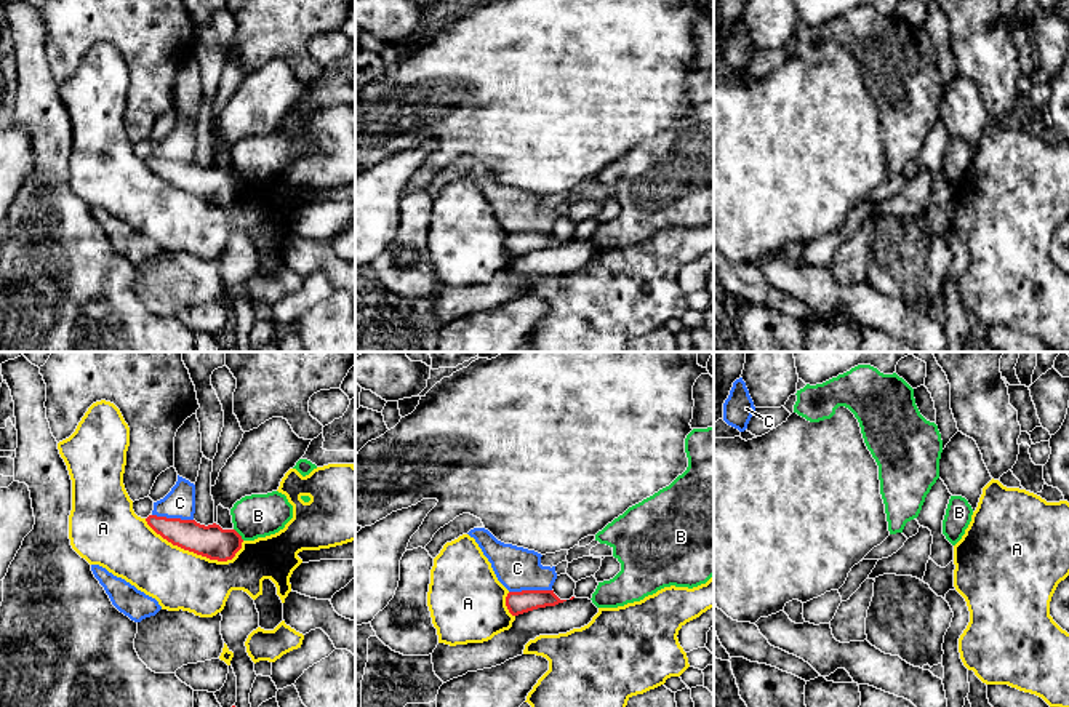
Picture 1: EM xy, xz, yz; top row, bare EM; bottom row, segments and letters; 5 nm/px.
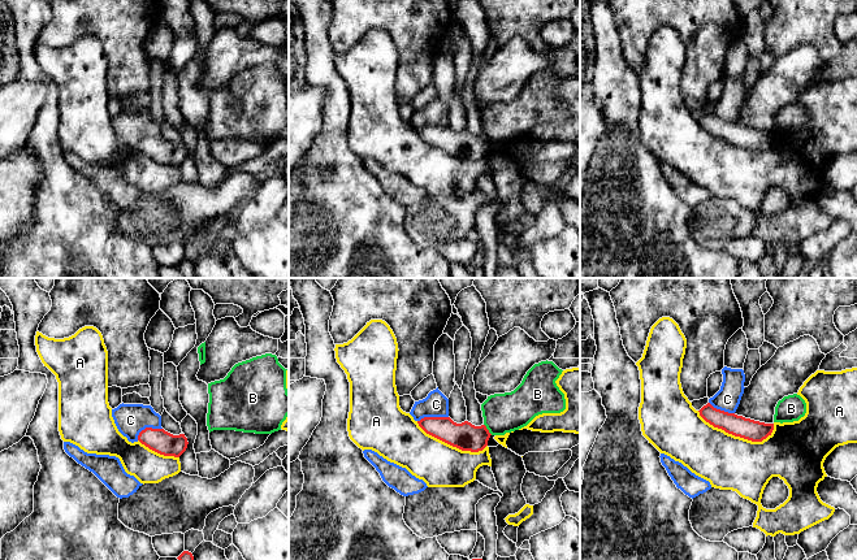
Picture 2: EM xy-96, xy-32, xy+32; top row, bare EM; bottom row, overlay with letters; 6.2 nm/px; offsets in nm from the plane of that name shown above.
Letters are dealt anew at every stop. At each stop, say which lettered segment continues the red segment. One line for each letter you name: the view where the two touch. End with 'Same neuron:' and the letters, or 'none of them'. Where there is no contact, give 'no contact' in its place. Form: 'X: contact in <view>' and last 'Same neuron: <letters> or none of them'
Same neuron: none of them

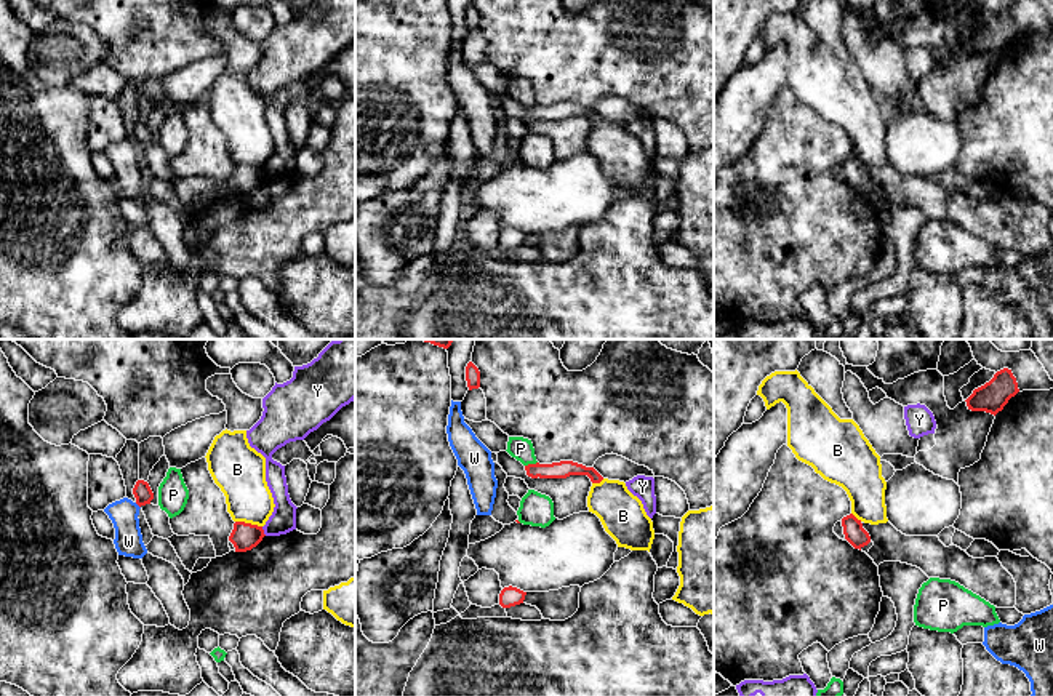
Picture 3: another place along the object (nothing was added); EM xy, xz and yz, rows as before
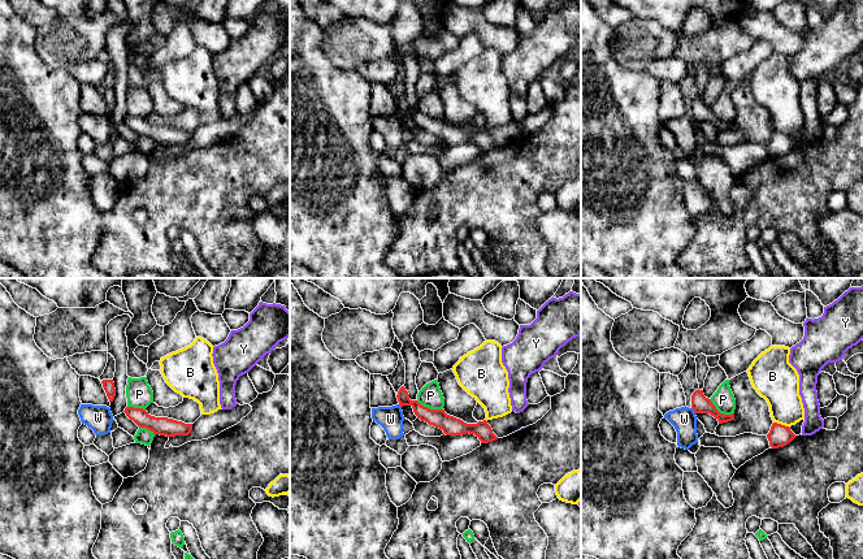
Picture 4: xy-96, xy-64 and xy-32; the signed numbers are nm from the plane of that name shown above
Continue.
Same neuron: none of them

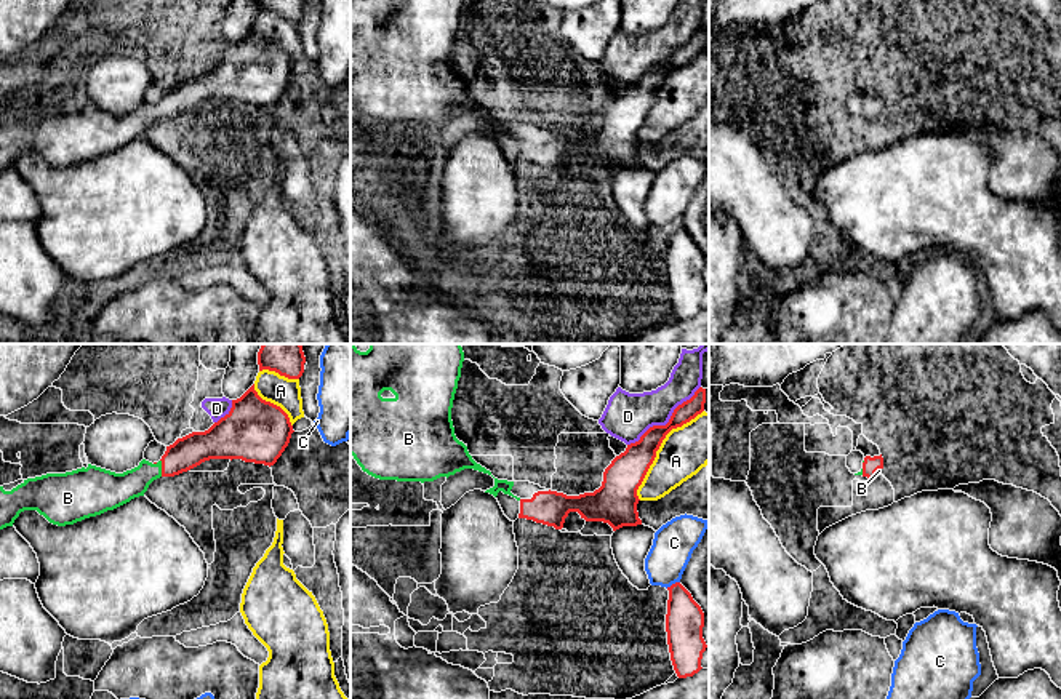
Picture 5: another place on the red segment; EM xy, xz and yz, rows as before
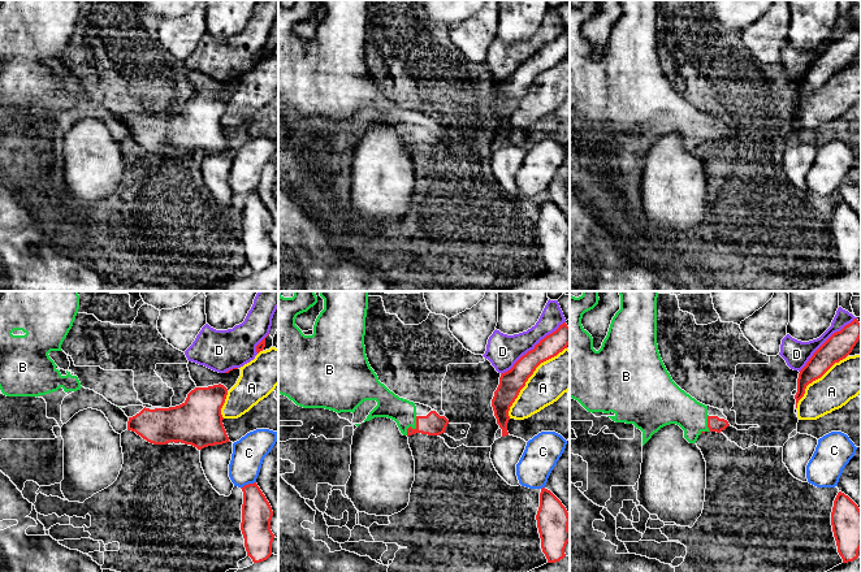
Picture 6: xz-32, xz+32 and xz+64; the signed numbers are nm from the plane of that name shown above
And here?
B: contact in xy
Same neuron: B

